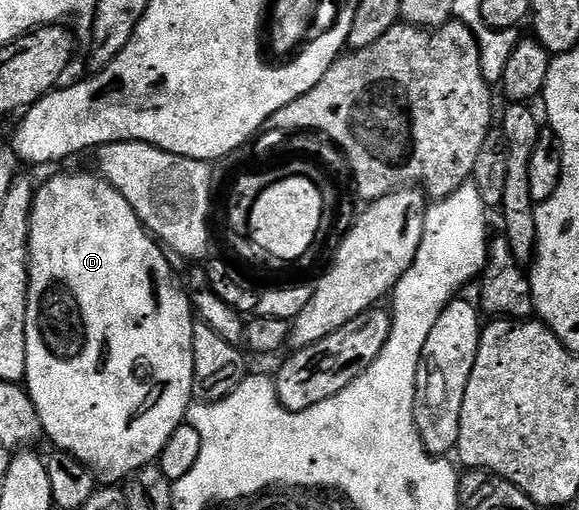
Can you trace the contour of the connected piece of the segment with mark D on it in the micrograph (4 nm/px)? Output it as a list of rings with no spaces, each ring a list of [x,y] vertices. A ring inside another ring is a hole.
[[[97,174],[94,175],[58,175],[55,179],[48,180],[43,187],[39,186],[34,197],[34,208],[30,210],[30,296],[28,297],[28,305],[26,306],[26,377],[24,386],[30,392],[32,401],[36,405],[45,438],[47,440],[50,438],[55,443],[53,446],[57,450],[67,451],[69,455],[76,456],[85,467],[90,468],[95,475],[101,477],[103,480],[118,481],[114,479],[122,479],[121,481],[126,481],[135,473],[141,471],[142,468],[151,466],[157,460],[158,456],[162,454],[164,445],[168,445],[168,437],[172,437],[172,433],[176,433],[176,429],[182,426],[184,420],[187,418],[190,404],[195,398],[194,350],[192,349],[192,341],[194,340],[196,312],[192,306],[191,296],[188,294],[188,291],[186,295],[185,289],[178,284],[178,279],[174,276],[174,271],[170,268],[169,261],[166,260],[167,252],[159,246],[155,236],[151,235],[142,226],[142,223],[138,219],[138,214],[134,212],[132,205],[128,205],[128,201],[124,201],[122,194],[110,186],[105,179],[99,177]]]

